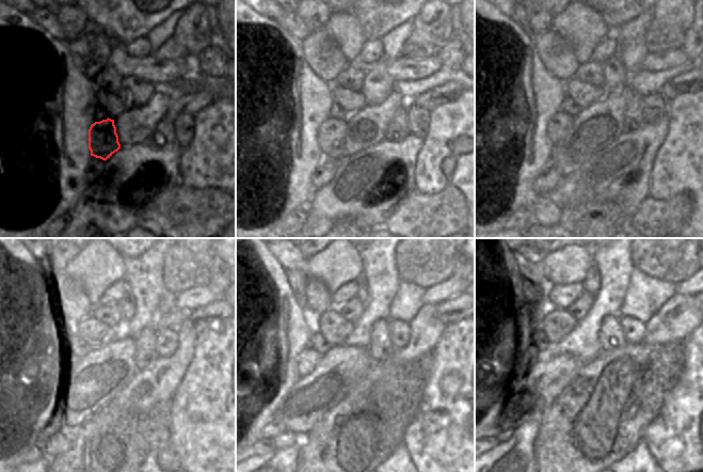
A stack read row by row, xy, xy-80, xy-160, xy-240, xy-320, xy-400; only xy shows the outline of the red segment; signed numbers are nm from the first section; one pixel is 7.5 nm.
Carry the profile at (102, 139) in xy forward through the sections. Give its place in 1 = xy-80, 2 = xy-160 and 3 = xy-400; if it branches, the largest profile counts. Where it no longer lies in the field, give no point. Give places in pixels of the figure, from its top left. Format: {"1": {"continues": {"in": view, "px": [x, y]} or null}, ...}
{"1": {"continues": {"in": "xy-80", "px": [331, 135]}}, "2": {"continues": {"in": "xy-160", "px": [559, 125]}}, "3": {"continues": {"in": "xy-400", "px": [532, 349]}}}

